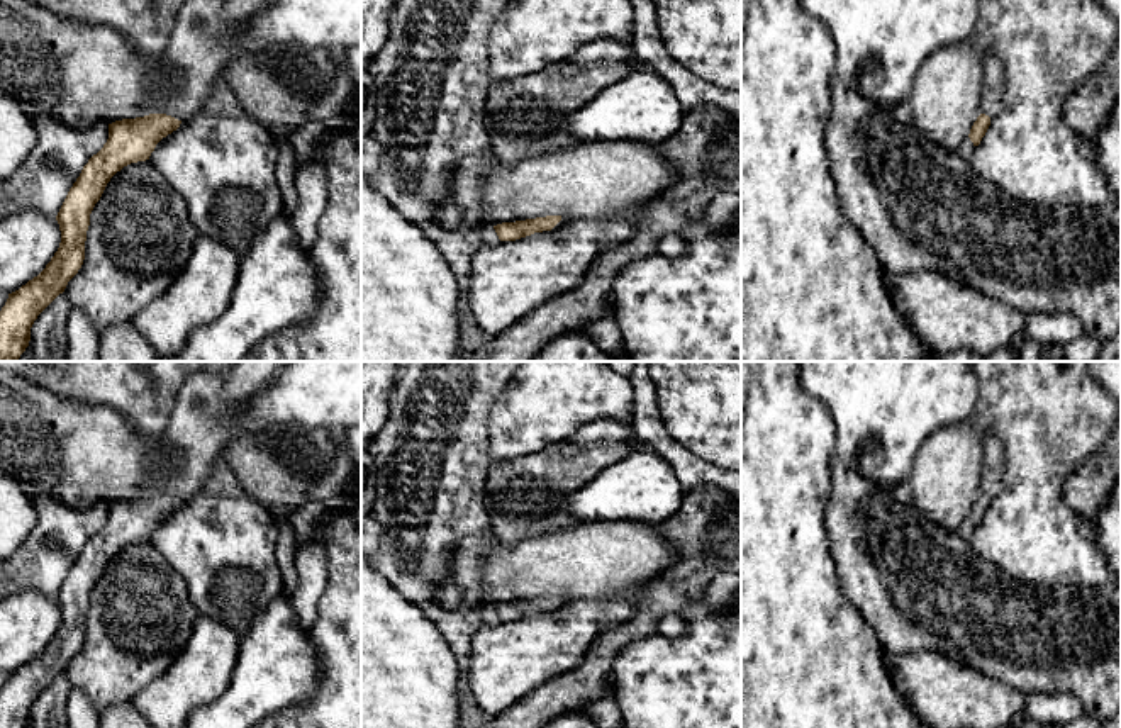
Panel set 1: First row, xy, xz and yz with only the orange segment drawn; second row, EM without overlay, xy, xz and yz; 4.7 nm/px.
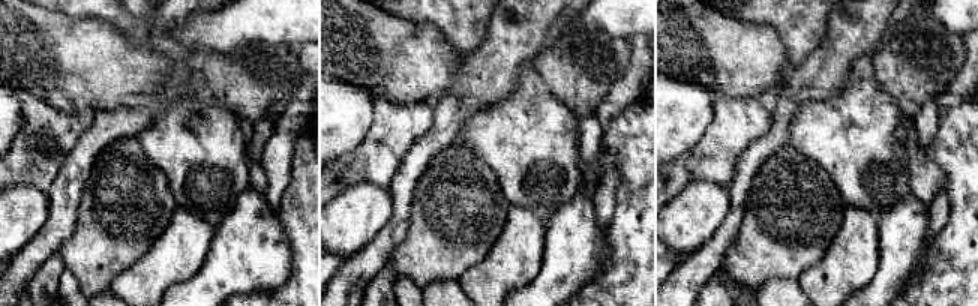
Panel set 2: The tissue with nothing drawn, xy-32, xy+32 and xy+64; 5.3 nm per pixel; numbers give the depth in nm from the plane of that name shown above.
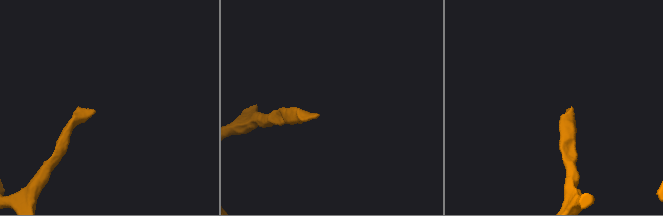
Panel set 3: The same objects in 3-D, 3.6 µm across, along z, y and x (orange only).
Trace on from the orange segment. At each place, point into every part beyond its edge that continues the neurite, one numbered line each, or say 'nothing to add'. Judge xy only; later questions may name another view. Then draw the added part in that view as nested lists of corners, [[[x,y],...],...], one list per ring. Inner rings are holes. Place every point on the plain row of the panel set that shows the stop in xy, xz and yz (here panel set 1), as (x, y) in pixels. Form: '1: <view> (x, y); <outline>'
1: xy (199, 428); [[[232,361],[219,373],[195,372],[180,387],[165,433],[165,467],[146,485],[188,501],[209,482],[219,453],[231,441],[229,412],[268,385],[283,361]]]

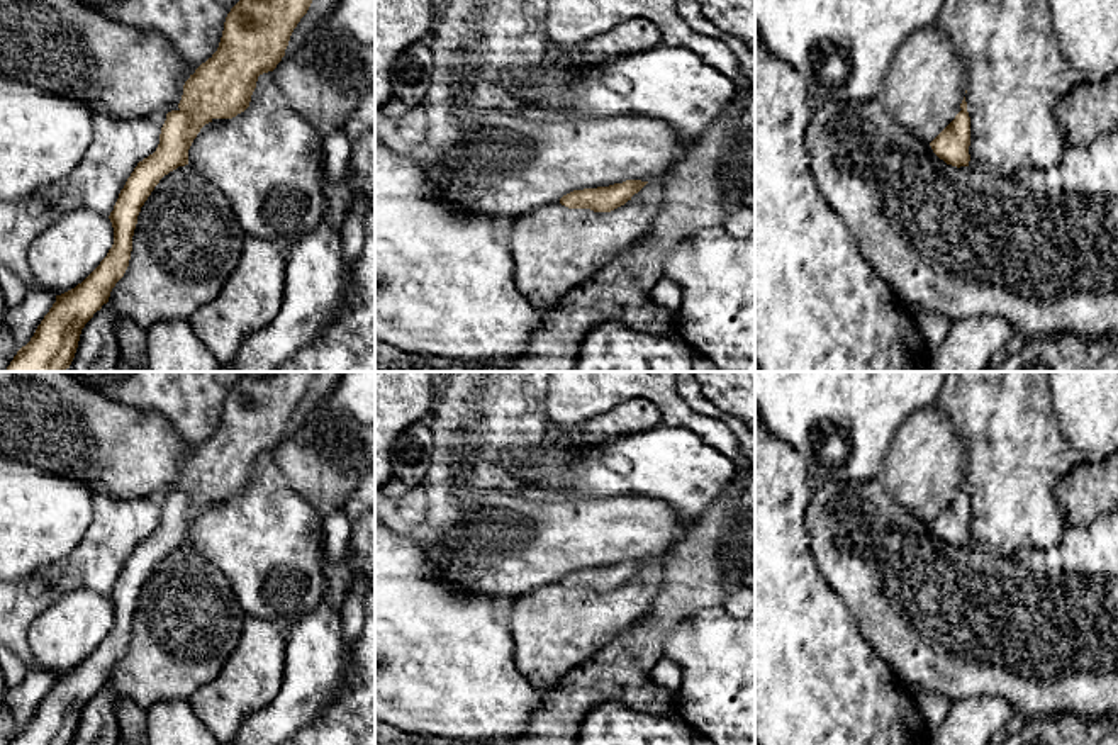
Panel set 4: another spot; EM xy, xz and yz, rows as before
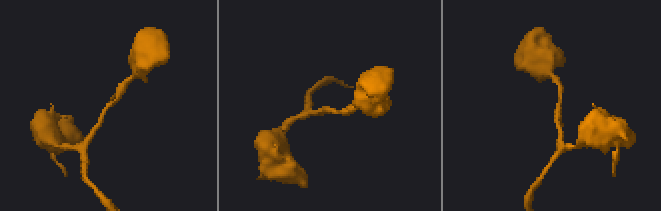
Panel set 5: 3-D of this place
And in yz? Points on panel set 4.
nothing to add

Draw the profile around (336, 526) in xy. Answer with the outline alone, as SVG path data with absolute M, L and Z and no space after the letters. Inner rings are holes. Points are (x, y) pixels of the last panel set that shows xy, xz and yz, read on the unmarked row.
M346 504L322 518L324 528L324 558L334 565L341 565L351 535L351 526L346 516Z

